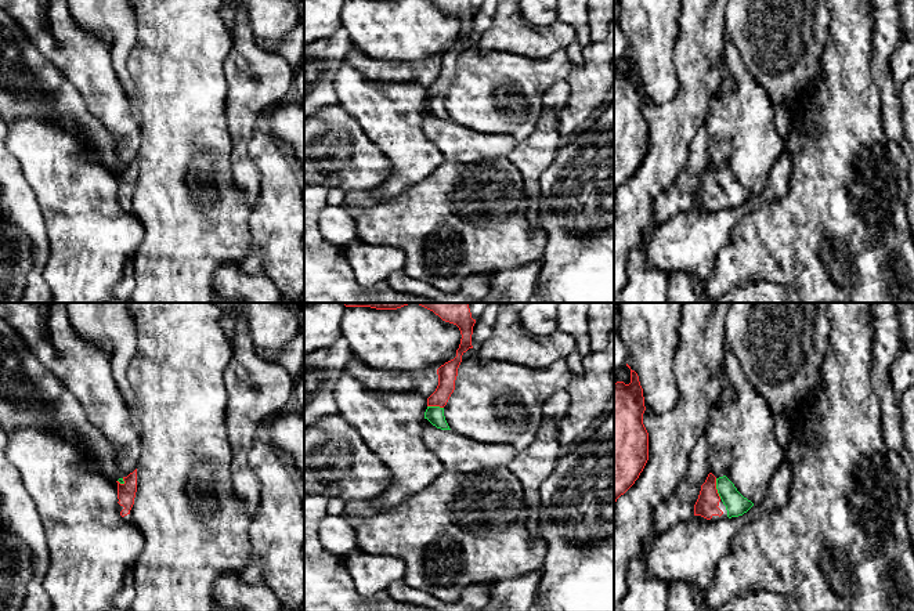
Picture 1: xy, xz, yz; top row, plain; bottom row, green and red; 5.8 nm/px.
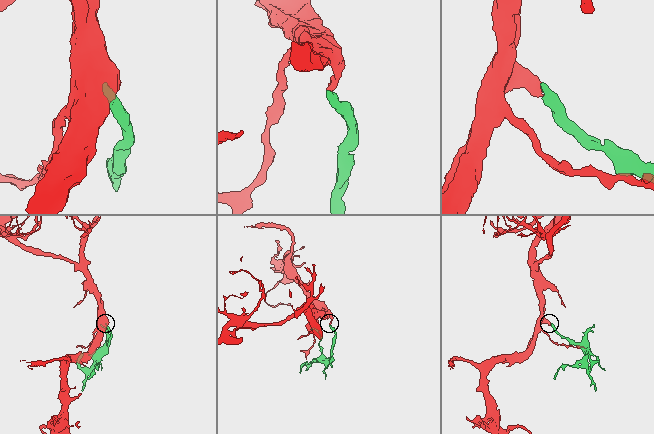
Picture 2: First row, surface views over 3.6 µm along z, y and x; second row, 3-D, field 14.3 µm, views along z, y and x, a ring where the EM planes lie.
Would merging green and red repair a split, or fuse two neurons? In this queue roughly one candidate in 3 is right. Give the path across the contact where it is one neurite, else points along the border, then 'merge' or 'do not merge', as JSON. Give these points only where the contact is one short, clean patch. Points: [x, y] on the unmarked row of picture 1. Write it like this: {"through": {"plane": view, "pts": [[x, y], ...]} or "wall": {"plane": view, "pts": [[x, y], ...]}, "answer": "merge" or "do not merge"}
{"through": {"plane": "yz", "pts": [[736, 195], [716, 179], [708, 190]]}, "answer": "merge"}

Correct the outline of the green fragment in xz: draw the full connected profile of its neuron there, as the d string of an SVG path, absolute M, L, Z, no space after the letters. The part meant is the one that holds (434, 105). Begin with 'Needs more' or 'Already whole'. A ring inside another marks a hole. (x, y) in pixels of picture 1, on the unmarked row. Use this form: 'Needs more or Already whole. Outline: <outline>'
Needs more. Outline: M470 0L430 1L438 6L442 11L456 15L462 25L459 39L456 40L456 47L437 59L438 76L427 88L427 100L425 102L425 109L427 109L433 116L441 120L451 120L444 106L444 97L455 80L455 70L458 66L458 58L462 53L462 46L469 39L473 39L472 25L476 10L472 8Z

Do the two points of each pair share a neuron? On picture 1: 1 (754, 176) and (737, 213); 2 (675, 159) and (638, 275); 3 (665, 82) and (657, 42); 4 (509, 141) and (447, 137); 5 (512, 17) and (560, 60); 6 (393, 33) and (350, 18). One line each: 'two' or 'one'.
1: two
2: two
3: one
4: one
5: two
6: one

